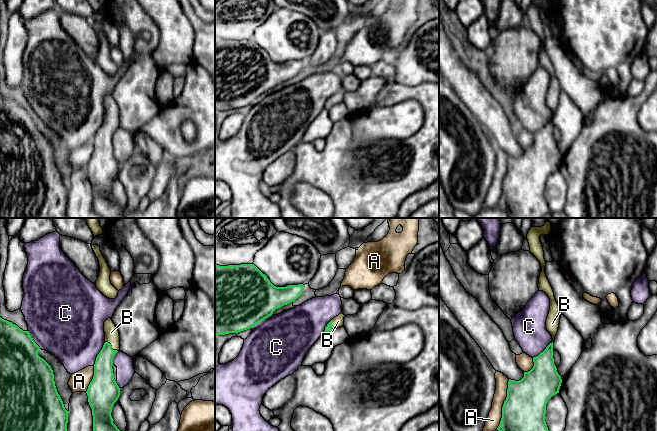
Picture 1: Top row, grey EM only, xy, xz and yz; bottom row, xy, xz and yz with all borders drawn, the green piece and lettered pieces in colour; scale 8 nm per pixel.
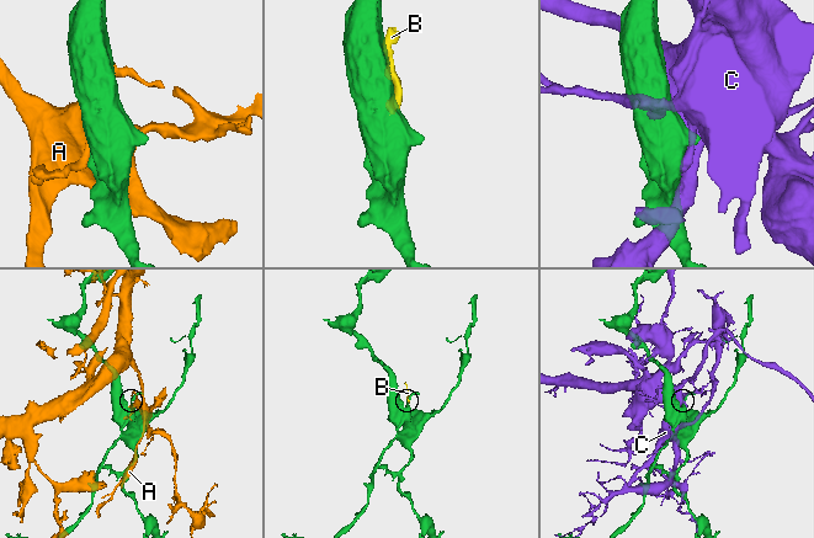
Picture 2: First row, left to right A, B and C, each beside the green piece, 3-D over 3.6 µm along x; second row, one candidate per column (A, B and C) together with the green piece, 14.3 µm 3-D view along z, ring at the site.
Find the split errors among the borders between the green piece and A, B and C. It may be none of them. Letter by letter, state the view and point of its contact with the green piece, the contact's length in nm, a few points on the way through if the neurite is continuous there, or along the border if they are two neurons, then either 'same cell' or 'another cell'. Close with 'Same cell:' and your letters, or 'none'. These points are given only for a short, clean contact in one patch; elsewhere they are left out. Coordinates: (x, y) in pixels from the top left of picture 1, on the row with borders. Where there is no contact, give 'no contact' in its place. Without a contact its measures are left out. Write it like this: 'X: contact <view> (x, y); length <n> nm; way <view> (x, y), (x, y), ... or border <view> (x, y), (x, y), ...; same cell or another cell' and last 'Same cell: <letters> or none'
A: contact yz (503, 404); length 420 nm; another cell
B: contact xy (111, 346); length 130 nm; way xy (103, 376), (104, 359), (111, 346), (111, 332); same cell
C: contact xy (98, 354); length 220 nm; another cell
Same cell: B

